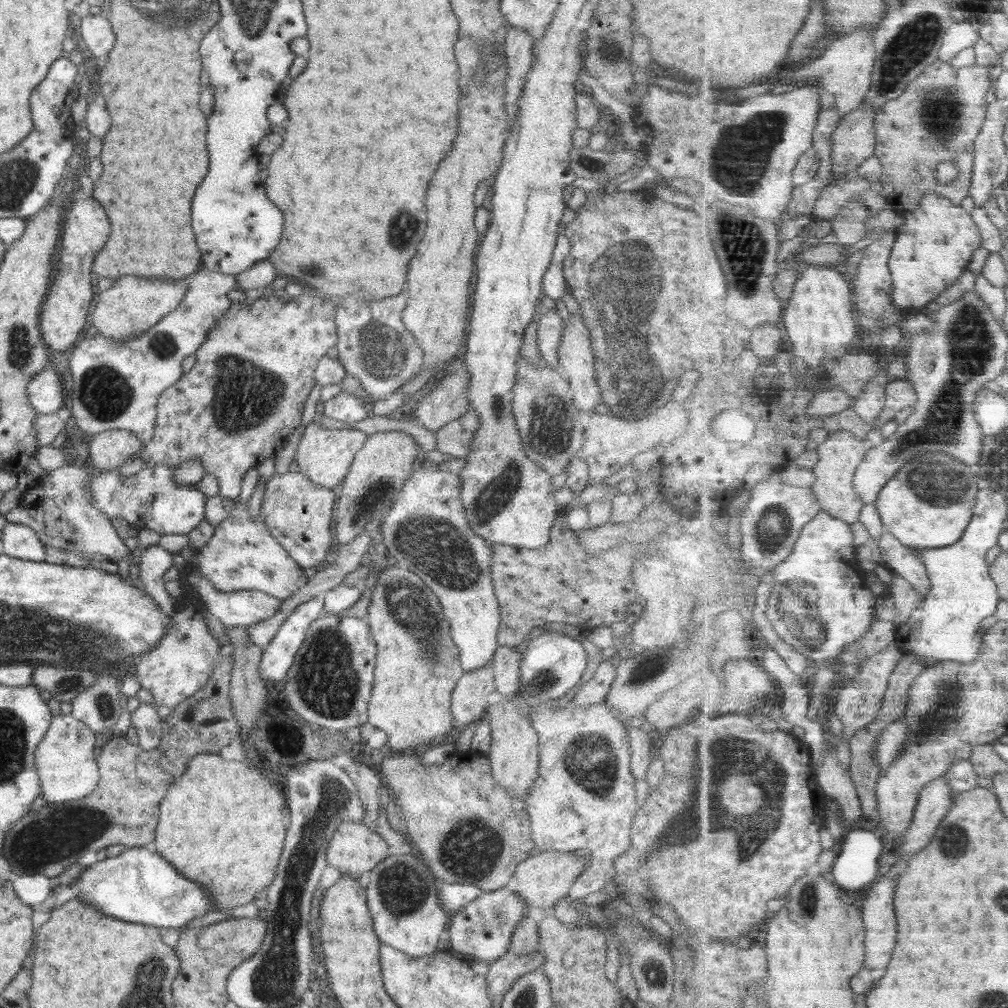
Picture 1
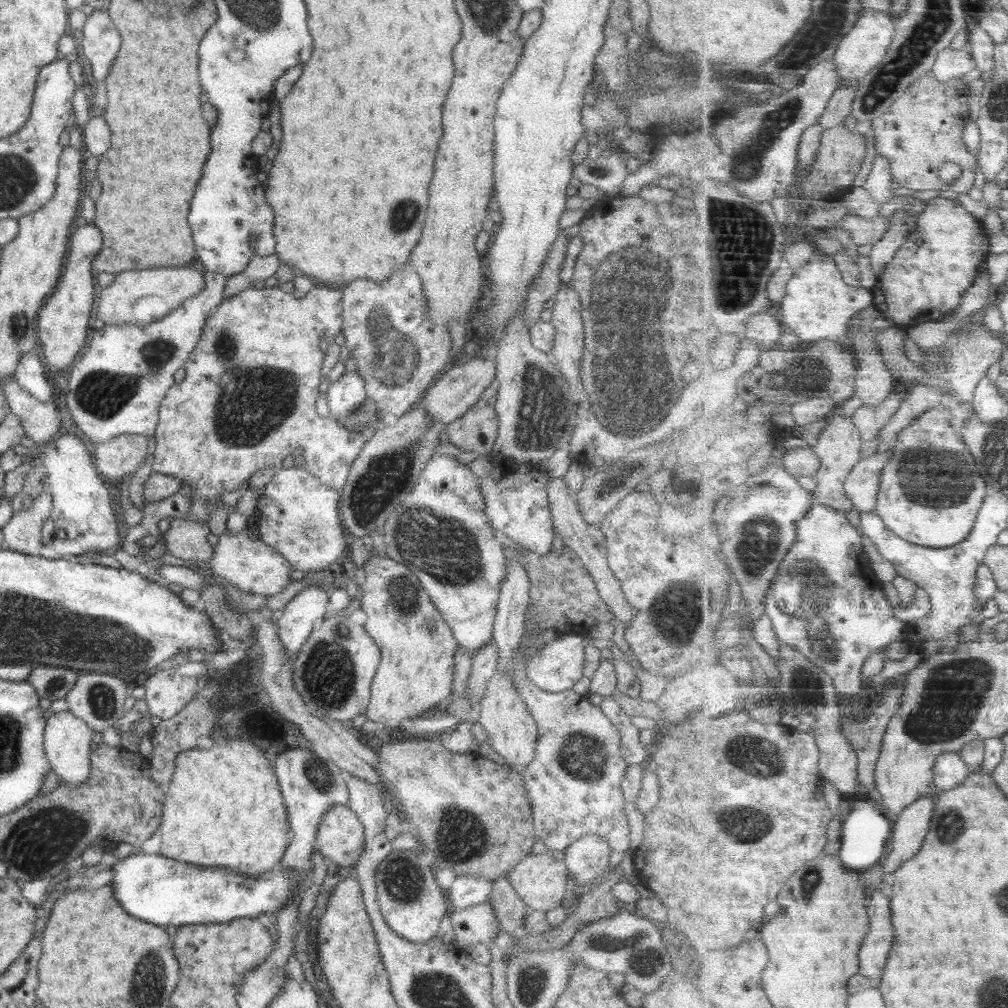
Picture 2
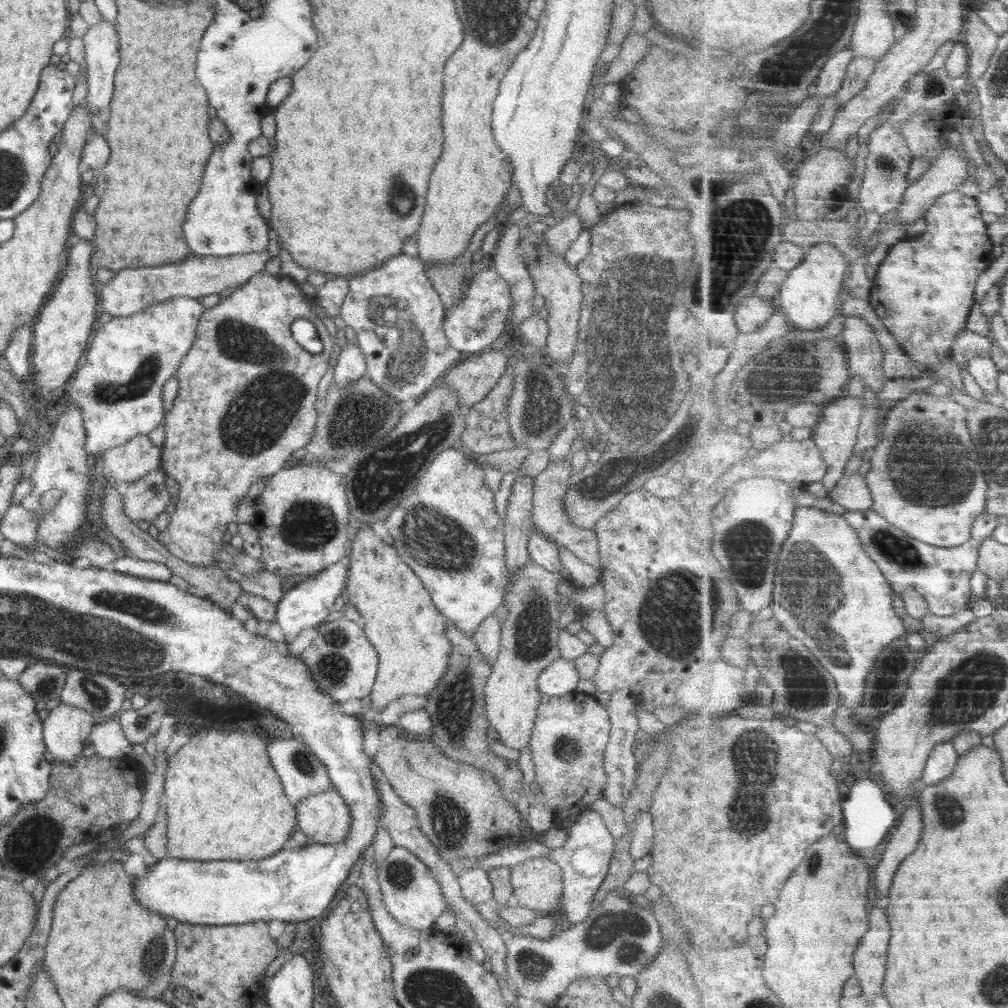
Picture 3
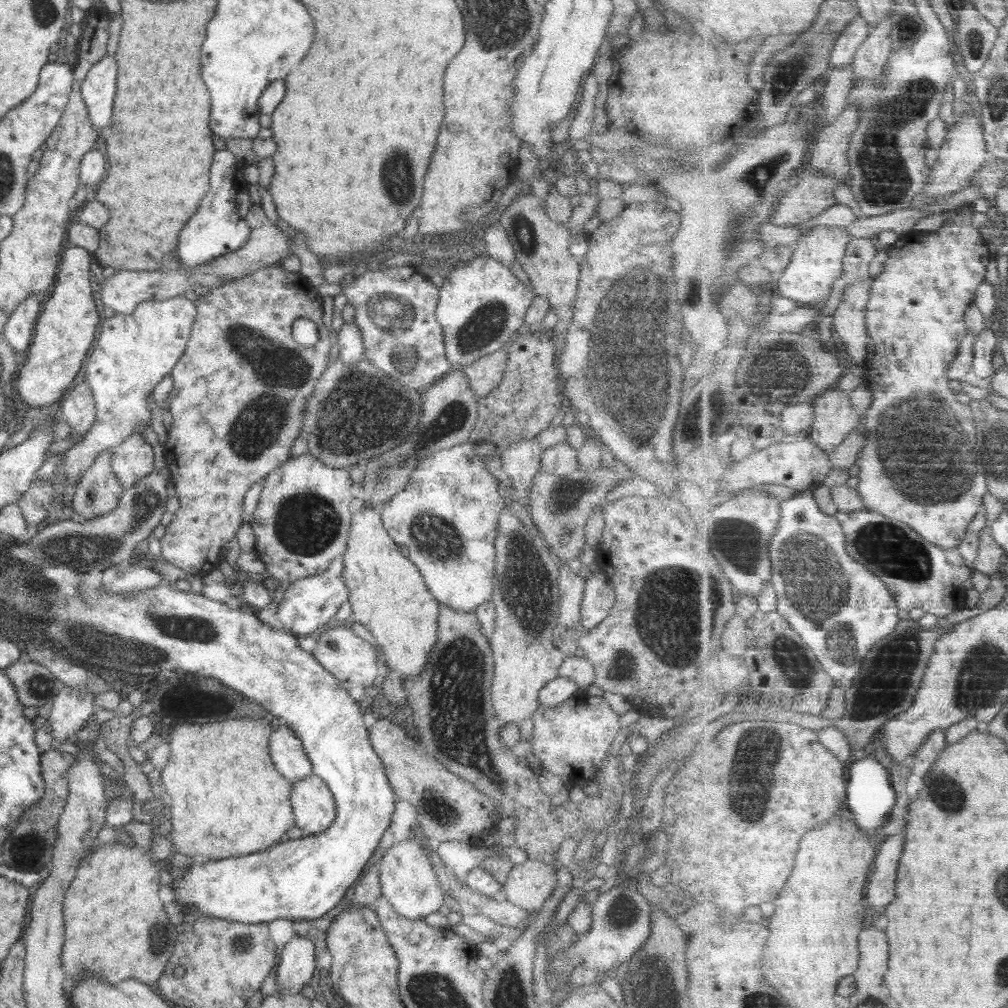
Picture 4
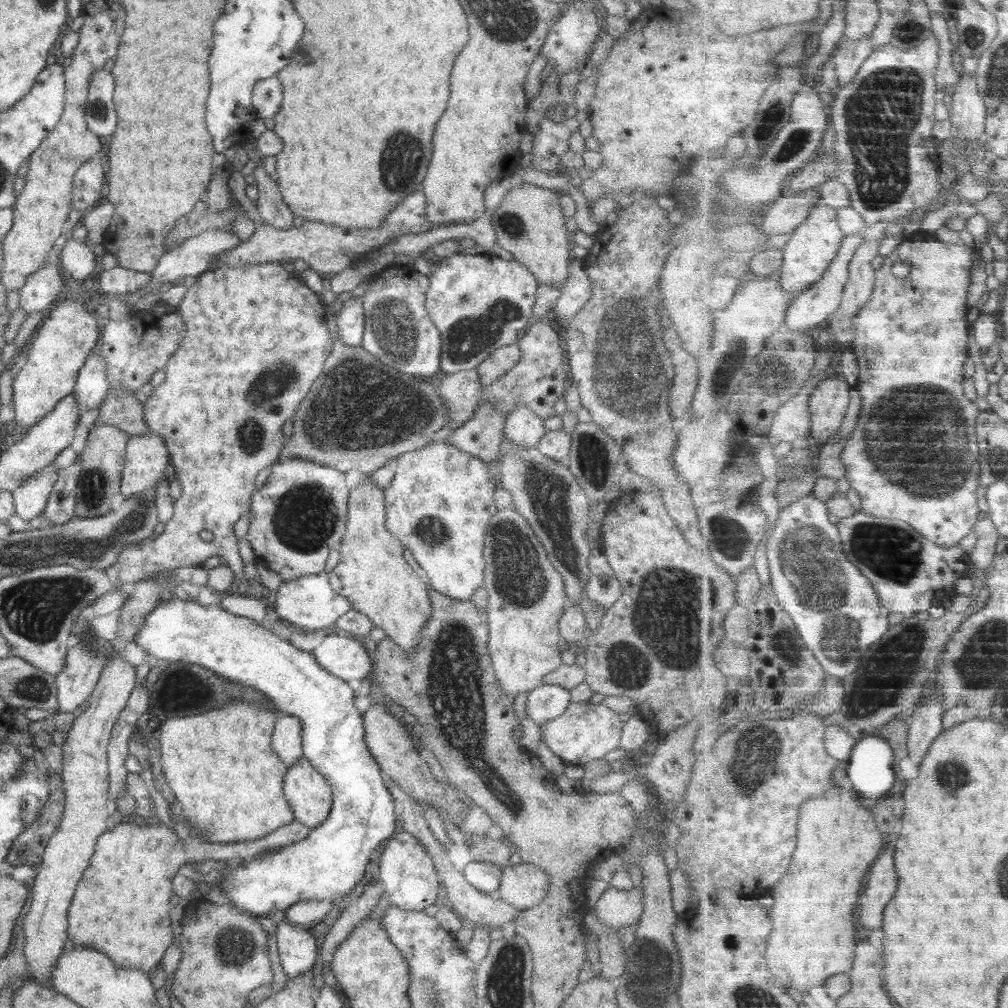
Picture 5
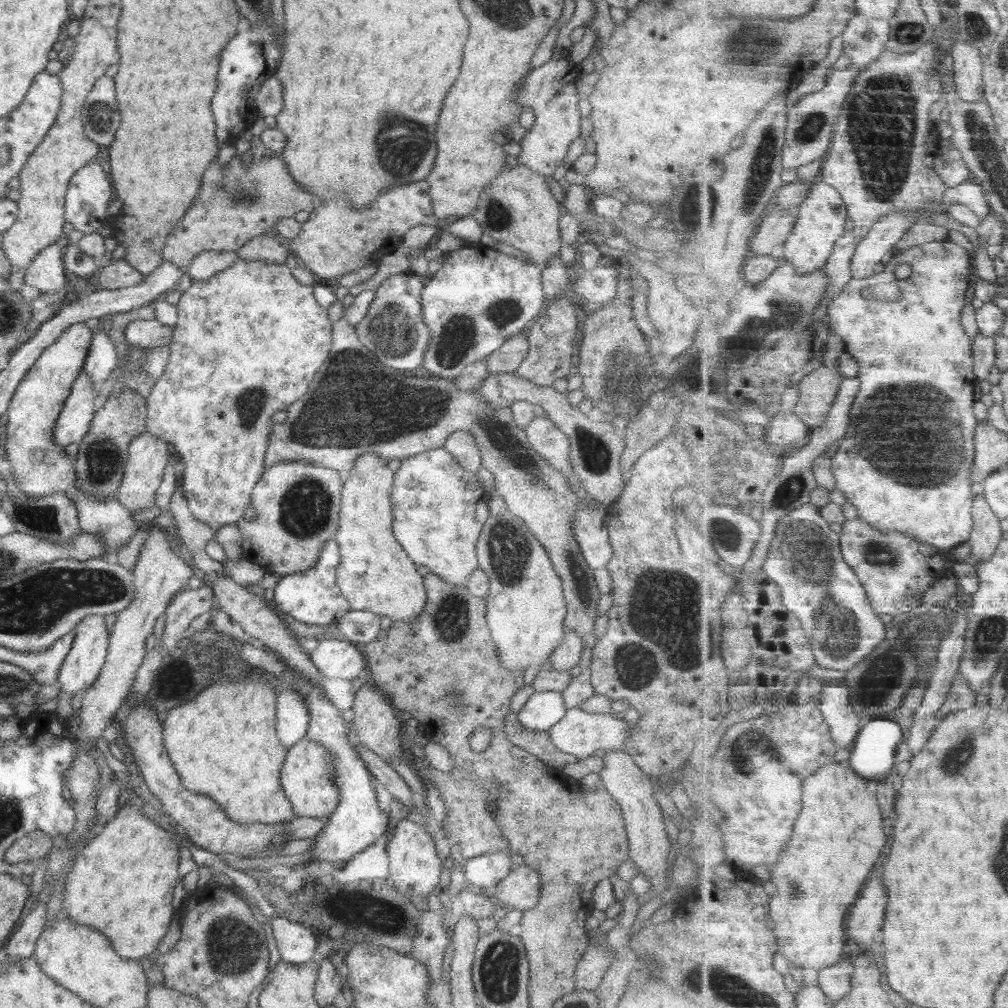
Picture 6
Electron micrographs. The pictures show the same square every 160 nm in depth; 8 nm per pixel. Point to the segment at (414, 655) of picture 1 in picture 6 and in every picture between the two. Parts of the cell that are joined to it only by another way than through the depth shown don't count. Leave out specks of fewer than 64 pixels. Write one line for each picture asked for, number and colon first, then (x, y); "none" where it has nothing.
2: (416, 672)
3: (402, 623)
4: (388, 595)
5: (372, 575)
6: (375, 574)

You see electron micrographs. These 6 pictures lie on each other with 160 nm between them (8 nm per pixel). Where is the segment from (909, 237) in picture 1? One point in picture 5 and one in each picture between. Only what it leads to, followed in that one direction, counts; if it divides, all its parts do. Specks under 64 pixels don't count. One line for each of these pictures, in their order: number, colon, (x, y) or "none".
2: (926, 281)
3: (924, 293)
4: (916, 314)
5: (912, 341)

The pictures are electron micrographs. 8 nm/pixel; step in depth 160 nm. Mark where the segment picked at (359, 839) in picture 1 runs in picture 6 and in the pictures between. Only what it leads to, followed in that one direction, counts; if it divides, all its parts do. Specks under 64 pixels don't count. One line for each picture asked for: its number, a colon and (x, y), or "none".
2: (340, 837)
3: (324, 817)
4: (313, 804)
5: (310, 797)
6: (307, 775)

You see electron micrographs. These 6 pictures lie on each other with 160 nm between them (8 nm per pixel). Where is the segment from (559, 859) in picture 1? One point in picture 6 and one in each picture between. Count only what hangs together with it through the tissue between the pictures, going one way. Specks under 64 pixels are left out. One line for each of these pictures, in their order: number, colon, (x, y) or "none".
2: (540, 880)
3: (537, 883)
4: (529, 884)
5: (523, 886)
6: (520, 889)

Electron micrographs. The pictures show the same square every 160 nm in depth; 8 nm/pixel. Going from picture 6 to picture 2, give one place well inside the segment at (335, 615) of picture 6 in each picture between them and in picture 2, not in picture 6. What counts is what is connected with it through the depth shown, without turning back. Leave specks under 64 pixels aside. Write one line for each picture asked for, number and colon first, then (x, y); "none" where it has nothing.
2: (294, 623)
3: (307, 605)
4: (309, 604)
5: (310, 602)

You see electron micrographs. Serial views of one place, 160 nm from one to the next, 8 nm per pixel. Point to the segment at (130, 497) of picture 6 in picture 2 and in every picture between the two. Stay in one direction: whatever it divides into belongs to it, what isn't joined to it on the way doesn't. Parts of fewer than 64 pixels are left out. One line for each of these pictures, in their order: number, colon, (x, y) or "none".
2: (119, 458)
3: (128, 463)
4: (133, 459)
5: (147, 458)

